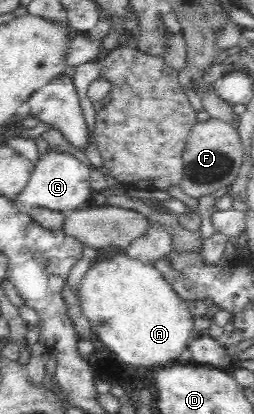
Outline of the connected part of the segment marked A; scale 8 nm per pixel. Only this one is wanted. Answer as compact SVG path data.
M126 253L114 254L106 261L92 264L79 291L81 311L87 317L95 338L114 352L120 364L146 369L171 366L178 362L178 357L194 338L194 316L190 314L186 300L176 294L156 267L131 259Z

